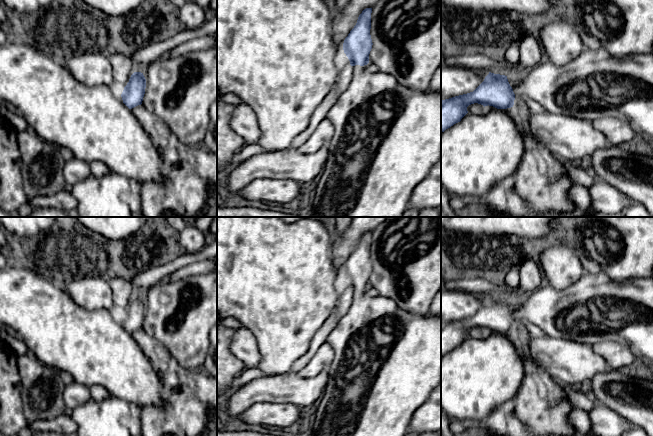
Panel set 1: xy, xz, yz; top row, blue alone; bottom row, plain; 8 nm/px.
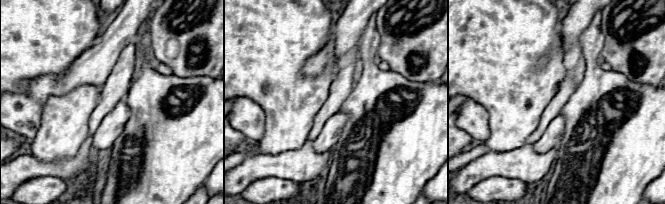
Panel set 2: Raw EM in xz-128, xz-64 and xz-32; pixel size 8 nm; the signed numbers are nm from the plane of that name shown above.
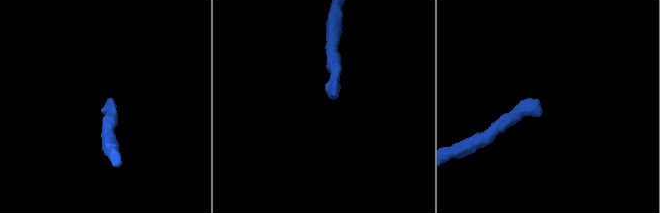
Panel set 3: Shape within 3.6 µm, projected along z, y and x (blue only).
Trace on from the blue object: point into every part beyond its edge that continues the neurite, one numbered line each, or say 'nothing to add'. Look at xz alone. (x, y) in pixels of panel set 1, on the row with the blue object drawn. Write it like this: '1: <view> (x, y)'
1: xz (387, 138)

